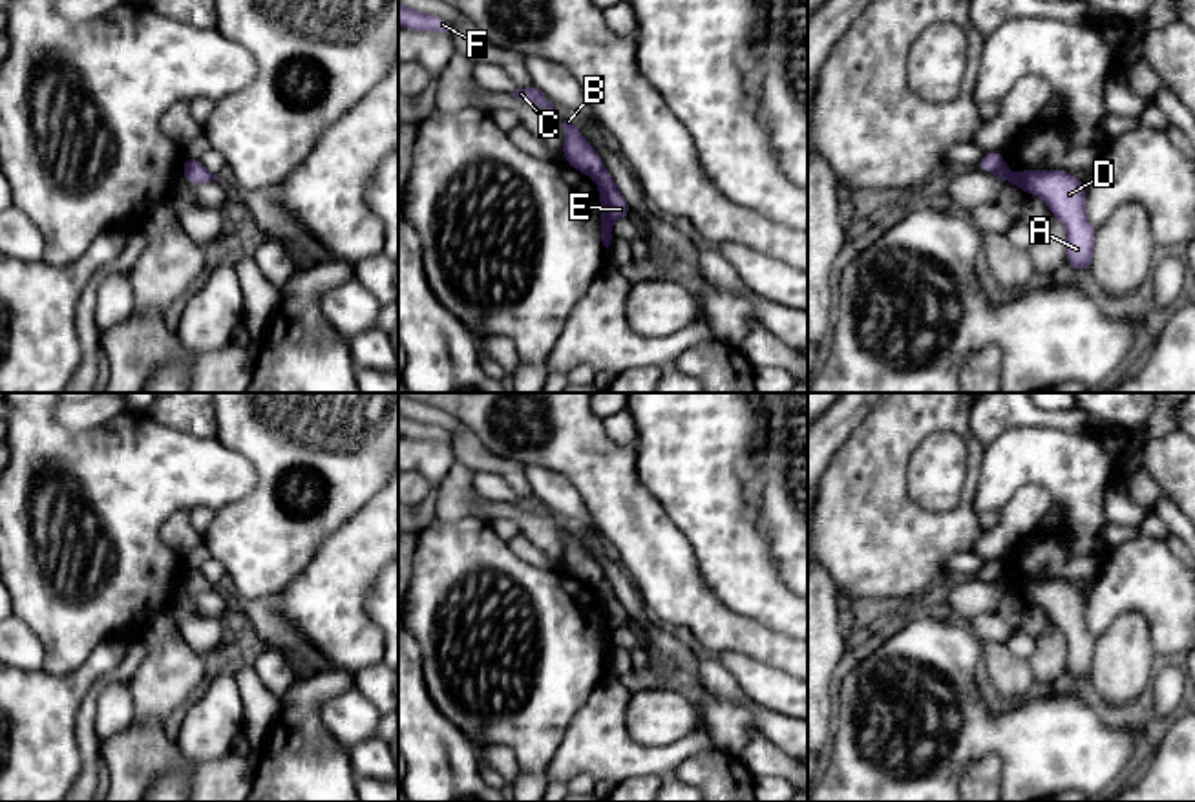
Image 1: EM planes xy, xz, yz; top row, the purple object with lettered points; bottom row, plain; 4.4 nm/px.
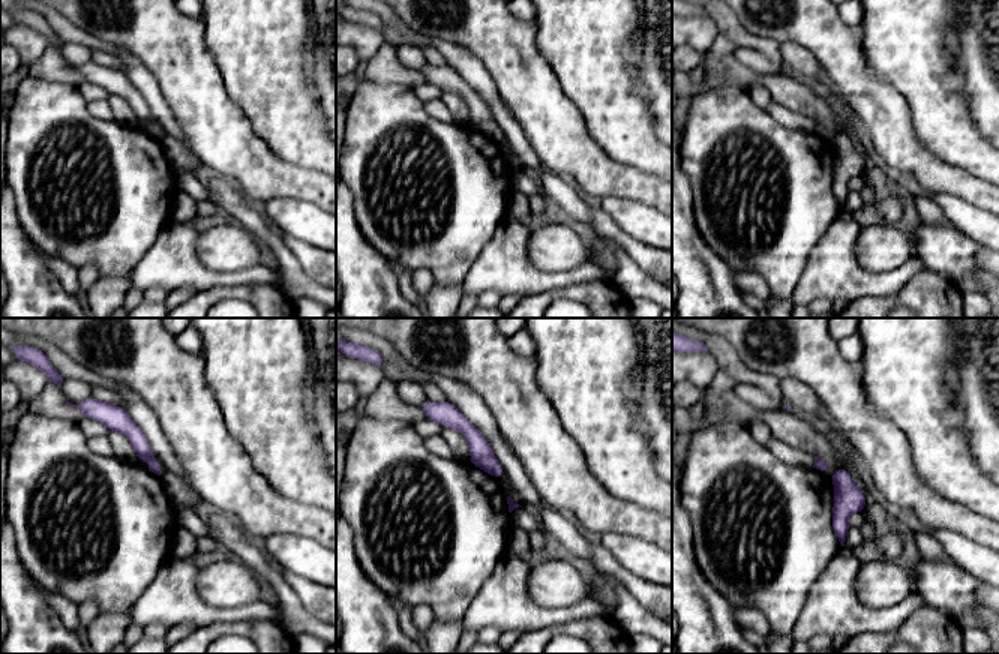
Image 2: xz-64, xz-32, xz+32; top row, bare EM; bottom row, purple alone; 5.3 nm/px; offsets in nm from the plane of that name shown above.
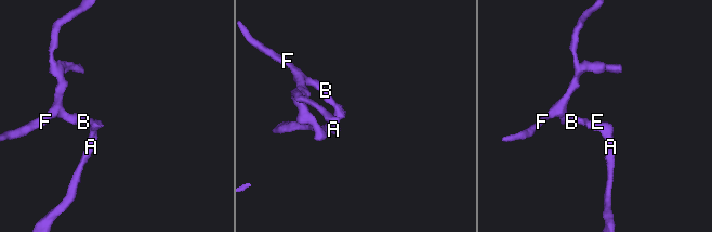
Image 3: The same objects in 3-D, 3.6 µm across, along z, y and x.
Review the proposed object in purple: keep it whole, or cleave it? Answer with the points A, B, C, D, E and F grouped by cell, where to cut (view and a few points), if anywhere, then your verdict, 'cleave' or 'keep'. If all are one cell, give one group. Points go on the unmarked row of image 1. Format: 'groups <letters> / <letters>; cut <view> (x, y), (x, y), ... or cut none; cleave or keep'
groups A D E / B C F; cut xz (603, 578), (594, 587); cleave

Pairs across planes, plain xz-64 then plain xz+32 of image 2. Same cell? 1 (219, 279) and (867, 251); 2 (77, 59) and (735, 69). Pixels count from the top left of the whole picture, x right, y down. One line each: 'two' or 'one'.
1: two
2: two

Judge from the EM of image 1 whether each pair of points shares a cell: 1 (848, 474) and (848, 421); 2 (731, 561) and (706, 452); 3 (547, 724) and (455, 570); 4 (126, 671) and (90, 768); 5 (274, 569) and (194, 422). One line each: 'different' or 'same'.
1: different
2: same
3: same
4: same
5: different

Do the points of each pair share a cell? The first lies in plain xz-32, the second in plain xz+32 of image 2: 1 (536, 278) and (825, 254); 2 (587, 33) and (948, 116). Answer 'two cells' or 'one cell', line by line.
1: one cell
2: one cell

